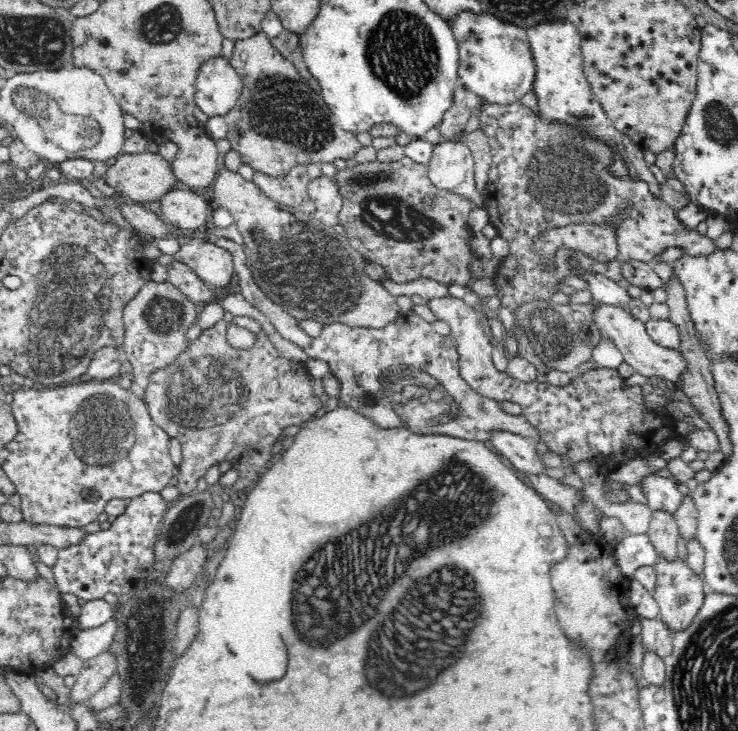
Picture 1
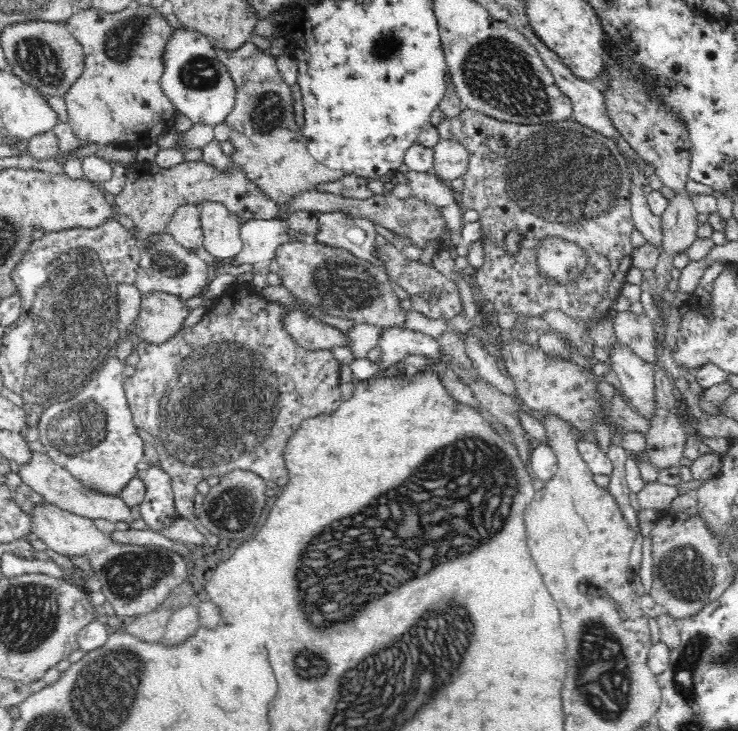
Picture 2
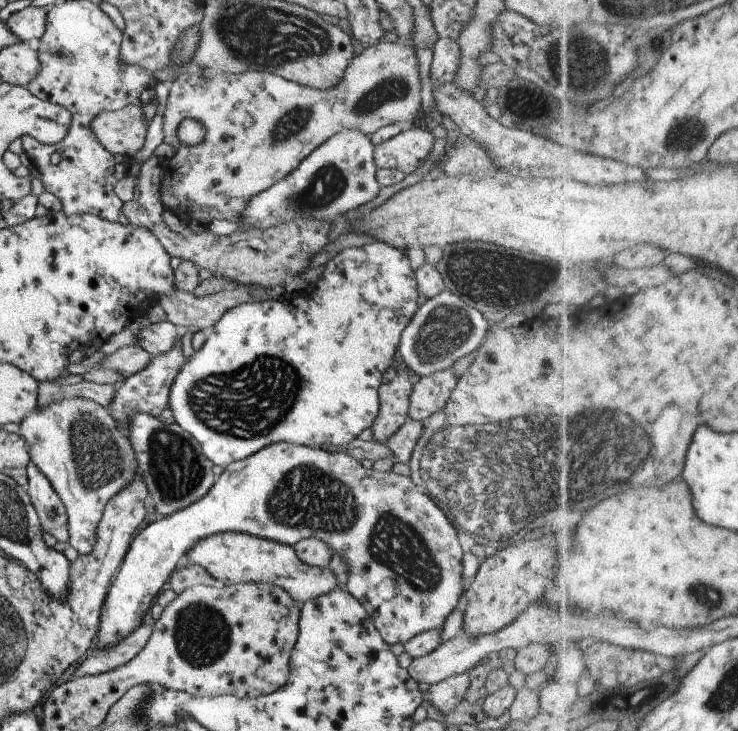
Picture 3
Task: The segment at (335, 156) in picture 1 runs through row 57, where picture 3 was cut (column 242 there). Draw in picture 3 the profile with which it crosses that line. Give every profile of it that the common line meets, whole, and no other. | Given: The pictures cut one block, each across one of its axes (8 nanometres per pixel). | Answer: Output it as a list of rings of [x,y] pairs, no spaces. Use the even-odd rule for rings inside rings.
[[[133,199],[123,204],[123,213],[129,224],[149,230],[170,257],[194,262],[198,267],[212,271],[213,276],[225,277],[230,281],[242,283],[243,286],[283,286],[288,276],[295,277],[306,272],[310,259],[329,243],[327,236],[331,224],[310,218],[284,222],[268,229],[253,226],[246,231],[237,230],[230,236],[217,236],[208,230],[197,234],[176,234],[164,224],[162,210],[165,210],[163,204],[154,202],[148,216],[148,210],[138,200]]]

